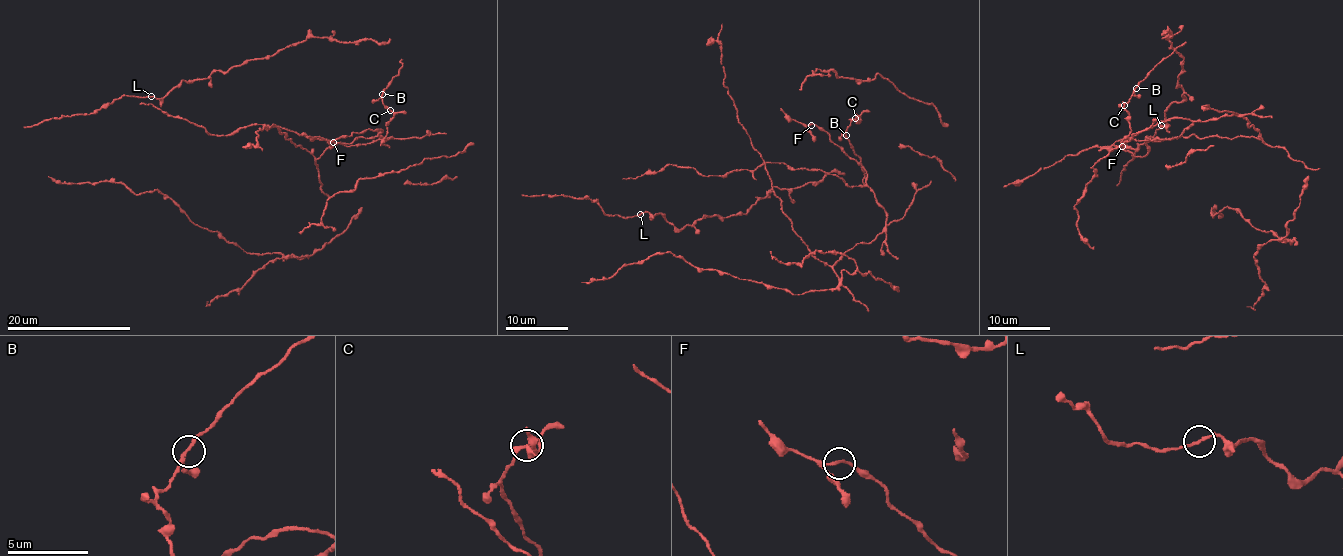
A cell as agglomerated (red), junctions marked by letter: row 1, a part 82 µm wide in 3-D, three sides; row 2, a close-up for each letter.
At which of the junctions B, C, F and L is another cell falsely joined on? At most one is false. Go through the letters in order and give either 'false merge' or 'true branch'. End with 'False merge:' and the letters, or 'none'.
B: true branch
C: true branch
F: true branch
L: true branch
False merge: none

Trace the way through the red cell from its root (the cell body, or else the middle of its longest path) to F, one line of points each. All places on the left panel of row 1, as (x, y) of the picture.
F: (286, 134), (279, 131), (349, 143), (383, 131), (368, 128), (333, 142)

